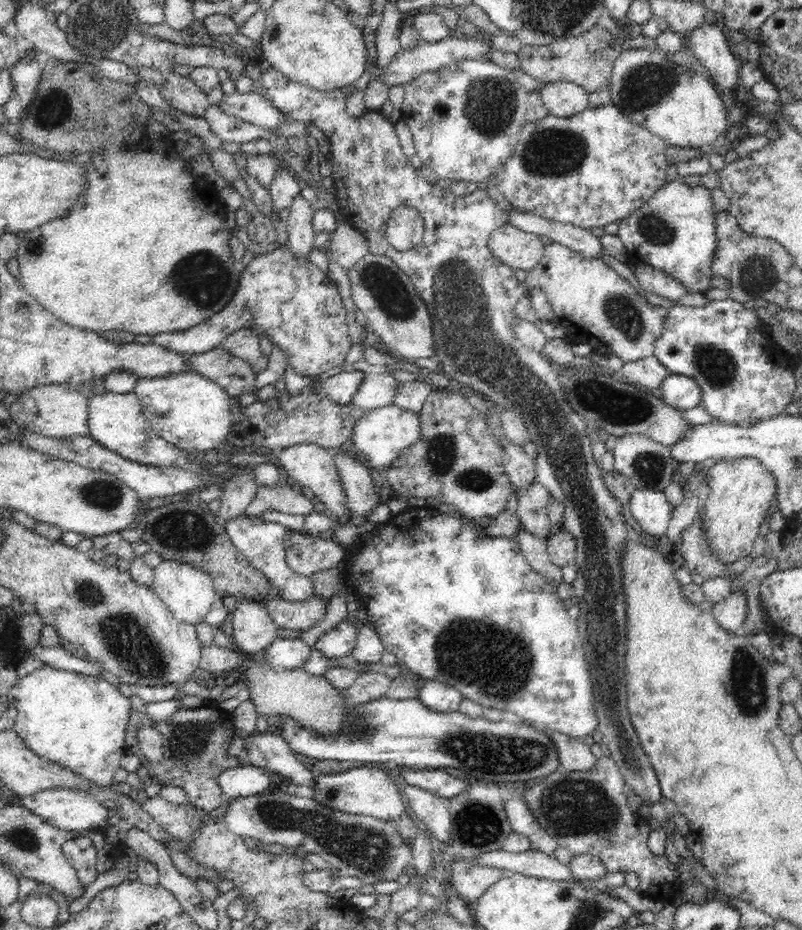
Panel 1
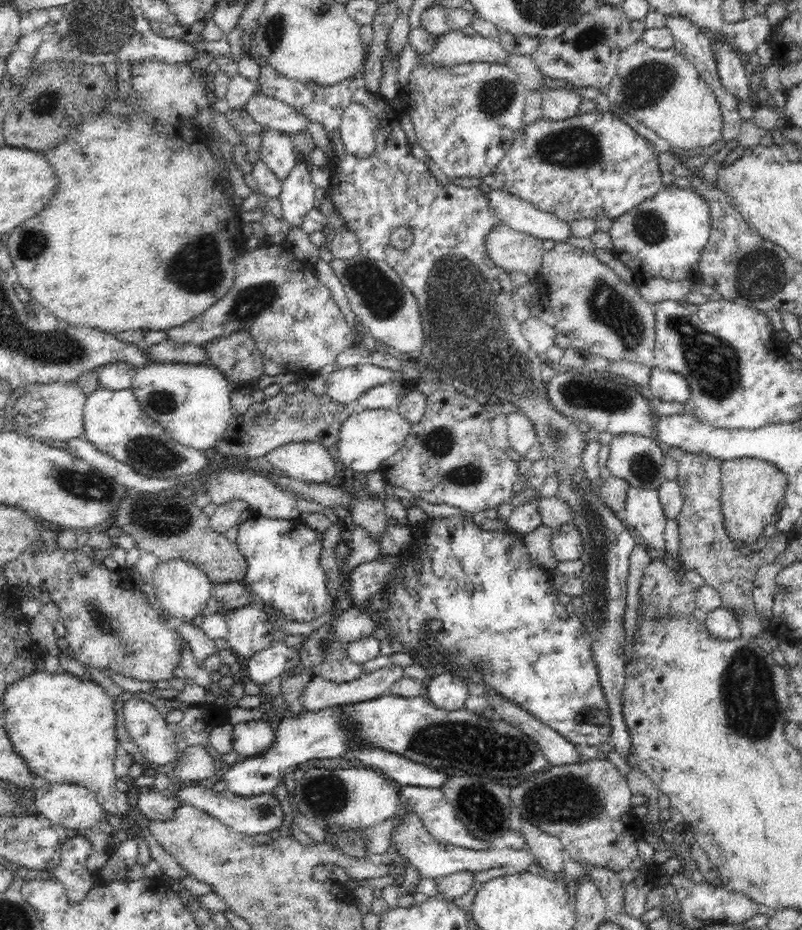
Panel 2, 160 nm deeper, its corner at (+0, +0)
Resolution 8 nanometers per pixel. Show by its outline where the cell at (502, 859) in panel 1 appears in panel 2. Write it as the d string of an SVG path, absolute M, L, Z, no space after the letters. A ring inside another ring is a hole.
M408 809L403 819L399 821L391 831L391 842L398 848L399 861L404 858L409 866L416 868L416 871L422 875L422 879L440 879L458 872L478 873L490 870L494 867L507 868L516 873L529 873L528 866L535 862L530 851L526 849L512 850L504 849L469 849L454 844L442 844L432 837L428 829L424 827L420 817L414 811Z

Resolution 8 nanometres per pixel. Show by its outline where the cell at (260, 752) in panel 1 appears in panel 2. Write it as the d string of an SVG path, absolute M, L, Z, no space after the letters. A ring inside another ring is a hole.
M267 720L240 722L232 728L232 746L238 756L245 759L268 750L275 736Z

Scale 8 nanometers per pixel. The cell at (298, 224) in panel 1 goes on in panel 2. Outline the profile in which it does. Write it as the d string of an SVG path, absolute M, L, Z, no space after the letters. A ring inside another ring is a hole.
M297 162L294 170L281 183L279 200L283 210L284 223L300 227L304 216L314 208L316 185L312 183L310 163Z

